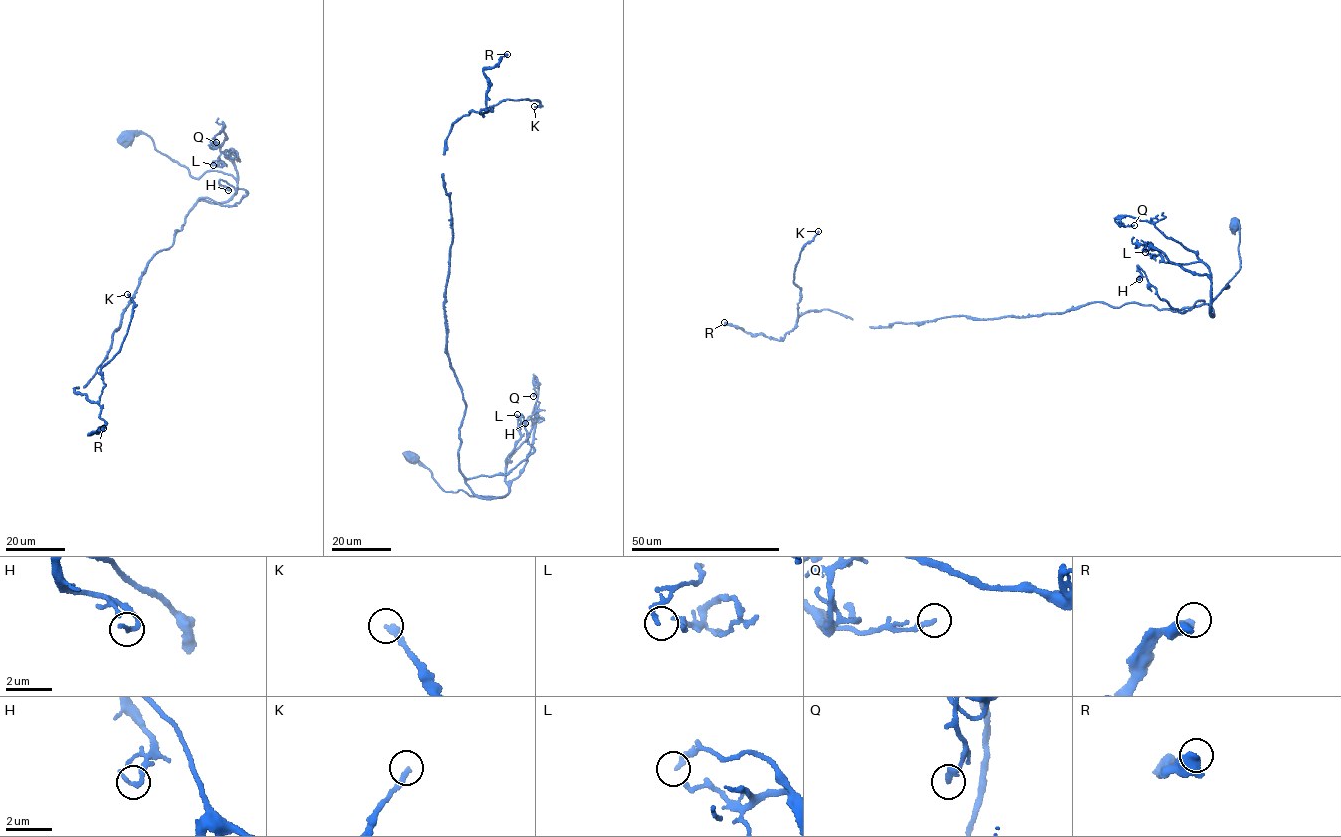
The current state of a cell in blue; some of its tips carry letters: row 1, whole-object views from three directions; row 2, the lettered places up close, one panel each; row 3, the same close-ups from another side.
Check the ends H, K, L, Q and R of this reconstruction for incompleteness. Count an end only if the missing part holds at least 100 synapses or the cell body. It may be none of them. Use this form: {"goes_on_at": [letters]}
{"goes_on_at": ["K", "R"]}

